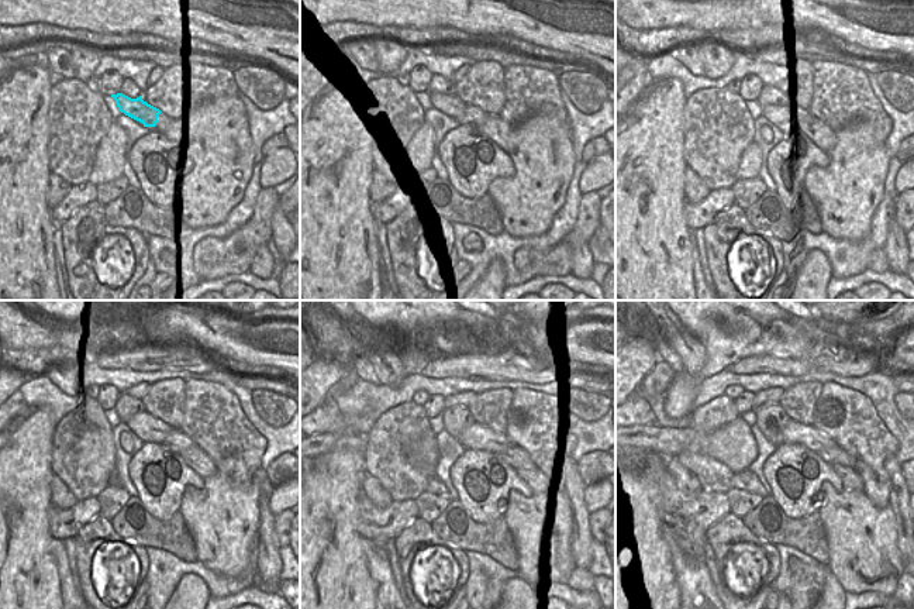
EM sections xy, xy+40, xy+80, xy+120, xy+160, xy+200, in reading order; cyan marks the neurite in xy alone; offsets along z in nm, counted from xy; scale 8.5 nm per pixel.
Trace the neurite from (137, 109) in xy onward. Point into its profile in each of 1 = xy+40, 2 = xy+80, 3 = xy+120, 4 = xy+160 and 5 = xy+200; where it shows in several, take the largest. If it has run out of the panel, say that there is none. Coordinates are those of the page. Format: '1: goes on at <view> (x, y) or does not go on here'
1: goes on at xy+40 (451, 106)
2: goes on at xy+80 (786, 116)
3: goes on at xy+120 (158, 432)
4: goes on at xy+160 (479, 437)
5: goes on at xy+200 (794, 433)

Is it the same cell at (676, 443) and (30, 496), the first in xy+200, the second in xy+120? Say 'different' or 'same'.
different

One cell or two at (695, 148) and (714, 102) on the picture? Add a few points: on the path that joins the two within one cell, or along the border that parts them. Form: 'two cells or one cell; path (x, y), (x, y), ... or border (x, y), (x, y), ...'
one cell; path (706, 137), (714, 128), (714, 113)

